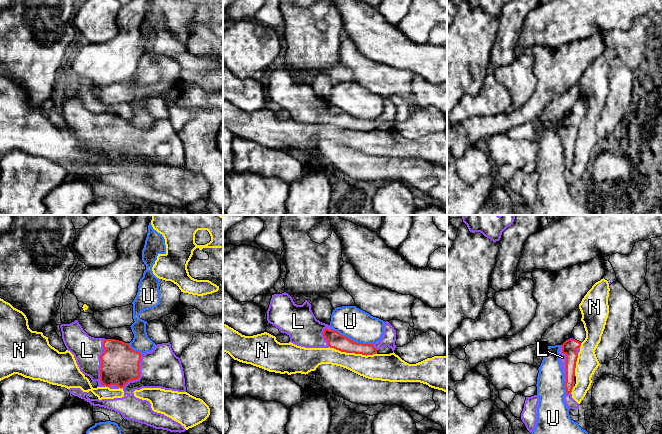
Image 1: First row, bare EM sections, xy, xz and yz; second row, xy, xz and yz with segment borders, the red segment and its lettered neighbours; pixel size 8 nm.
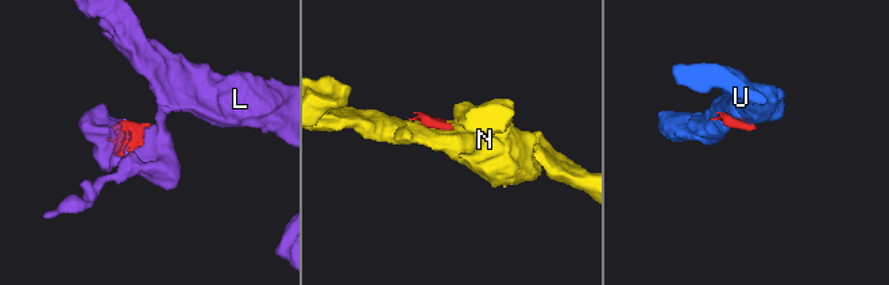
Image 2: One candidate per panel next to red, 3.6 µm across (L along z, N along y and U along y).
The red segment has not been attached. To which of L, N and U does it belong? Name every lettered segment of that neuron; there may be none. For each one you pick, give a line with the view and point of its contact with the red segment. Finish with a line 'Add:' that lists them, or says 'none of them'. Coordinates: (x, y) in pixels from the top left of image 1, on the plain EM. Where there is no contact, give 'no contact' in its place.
L: contact xy (101, 139)
Add: L

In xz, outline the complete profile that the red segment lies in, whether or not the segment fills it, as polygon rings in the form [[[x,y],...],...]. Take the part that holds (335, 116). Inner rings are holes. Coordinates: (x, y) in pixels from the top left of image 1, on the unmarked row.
[[[284,68],[282,70],[272,71],[269,84],[267,86],[267,97],[281,109],[285,109],[290,113],[290,118],[305,124],[334,124],[341,128],[355,129],[362,131],[373,131],[377,129],[377,126],[388,122],[394,128],[396,121],[396,106],[394,103],[386,97],[384,100],[384,110],[380,117],[375,120],[363,120],[357,119],[339,108],[334,107],[330,101],[320,98],[314,92],[311,86],[311,80],[305,76],[302,81],[297,81],[292,73]]]

